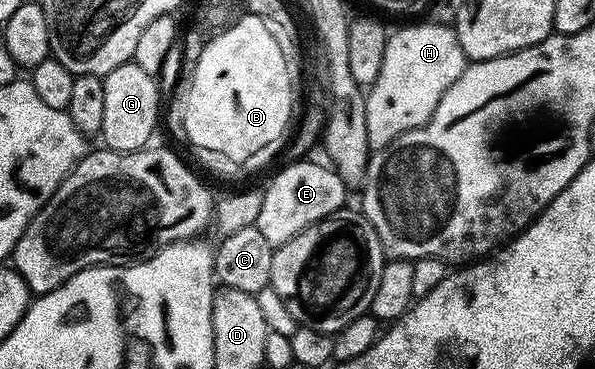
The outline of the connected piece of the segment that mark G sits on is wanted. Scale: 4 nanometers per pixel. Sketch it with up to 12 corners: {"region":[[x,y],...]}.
{"region":[[136,62],[102,77],[98,137],[144,149],[159,122],[156,75]]}

